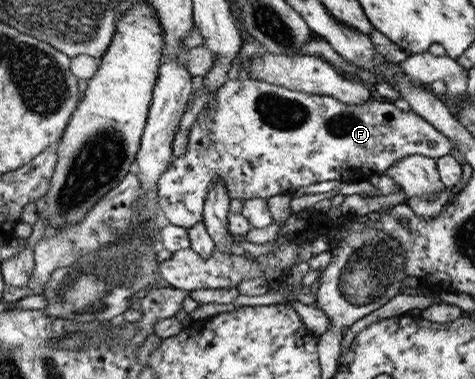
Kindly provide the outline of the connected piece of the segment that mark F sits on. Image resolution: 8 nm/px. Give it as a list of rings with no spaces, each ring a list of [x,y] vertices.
[[[231,75],[231,77],[224,82],[224,85],[219,87],[216,93],[212,93],[208,96],[208,101],[204,105],[204,110],[198,114],[194,124],[192,124],[190,128],[188,144],[184,156],[174,157],[167,167],[167,170],[158,178],[156,185],[157,202],[159,203],[162,213],[164,213],[164,217],[168,219],[170,224],[188,229],[191,225],[198,223],[198,220],[201,220],[204,198],[206,197],[207,191],[210,186],[218,182],[225,185],[229,199],[236,197],[240,199],[241,203],[244,203],[245,199],[250,198],[269,198],[278,194],[291,194],[294,193],[298,187],[304,187],[304,185],[310,185],[310,183],[332,181],[332,179],[351,182],[355,181],[354,179],[370,178],[372,175],[383,175],[386,173],[388,167],[404,156],[418,154],[435,160],[443,155],[448,155],[451,151],[456,149],[456,144],[452,143],[451,139],[442,135],[435,127],[432,127],[427,121],[424,121],[419,115],[416,115],[415,112],[412,110],[402,111],[396,108],[391,101],[379,102],[374,100],[374,98],[370,98],[367,102],[361,104],[345,104],[330,96],[312,95],[310,93],[302,93],[301,91],[290,91],[285,87],[272,85],[271,83],[264,83],[263,81],[256,81],[255,79],[248,79],[243,76]]]

